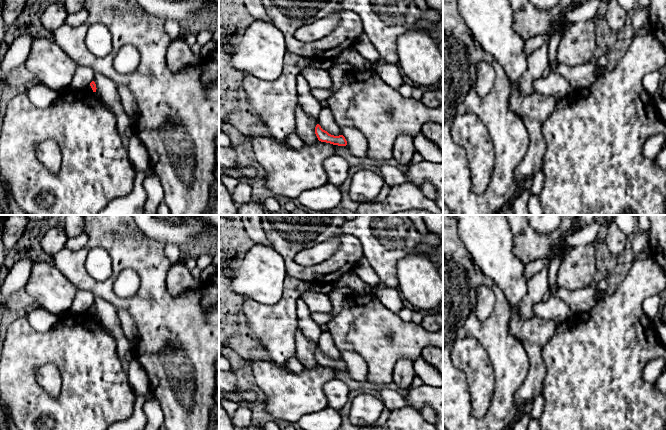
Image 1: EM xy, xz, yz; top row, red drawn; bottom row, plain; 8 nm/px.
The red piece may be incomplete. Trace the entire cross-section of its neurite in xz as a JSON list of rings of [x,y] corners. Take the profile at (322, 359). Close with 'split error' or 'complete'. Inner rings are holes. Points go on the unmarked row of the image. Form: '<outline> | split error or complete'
[[[319,348],[315,351],[315,358],[319,365],[338,370],[346,370],[347,365],[343,359],[334,360],[323,354]]] | complete

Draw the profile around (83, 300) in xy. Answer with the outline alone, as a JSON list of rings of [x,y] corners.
[[[78,290],[72,305],[70,307],[70,314],[84,314],[87,310],[94,305],[95,295],[87,290]]]

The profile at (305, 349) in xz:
[[[300,329],[295,335],[296,357],[302,363],[304,368],[315,368],[319,364],[315,358],[317,344],[310,341]]]

